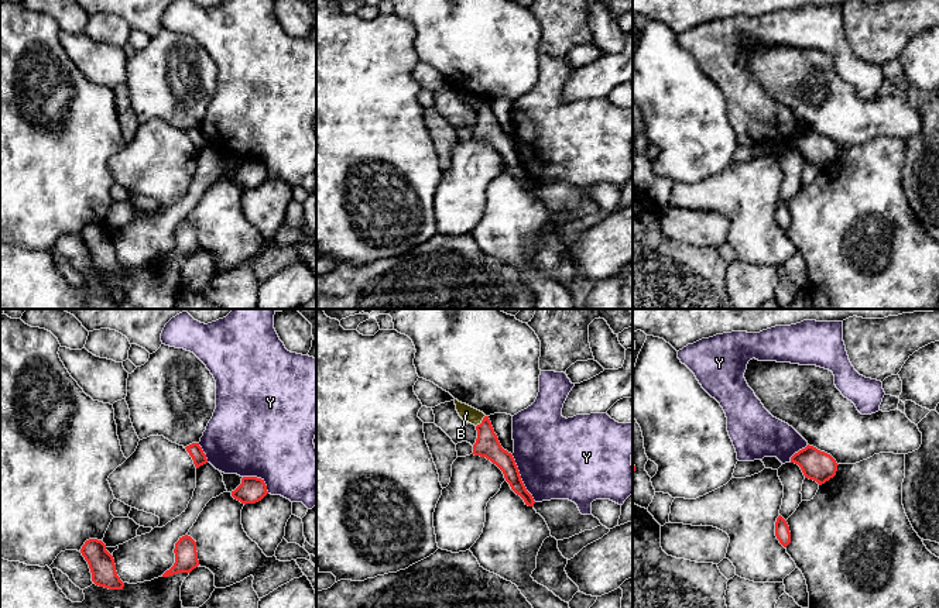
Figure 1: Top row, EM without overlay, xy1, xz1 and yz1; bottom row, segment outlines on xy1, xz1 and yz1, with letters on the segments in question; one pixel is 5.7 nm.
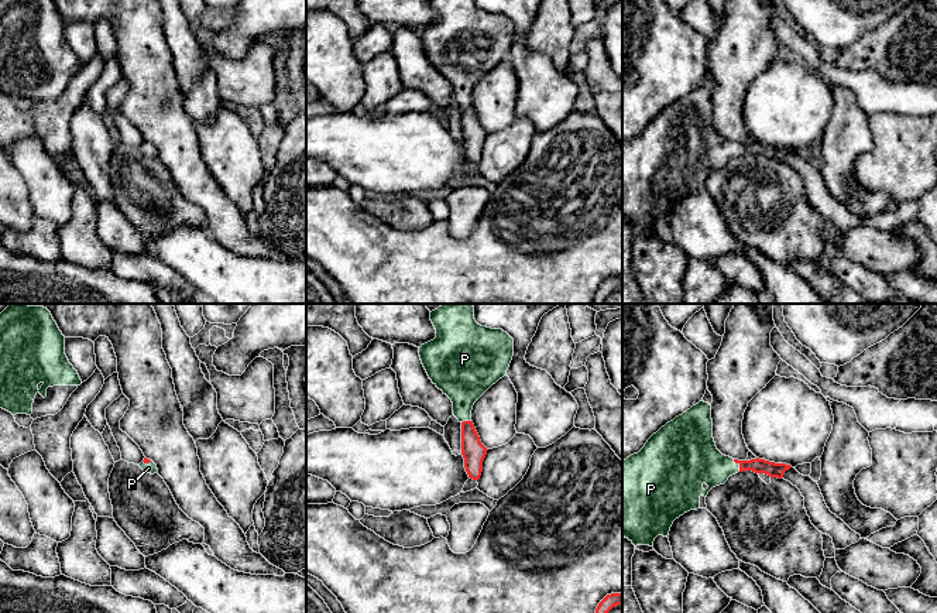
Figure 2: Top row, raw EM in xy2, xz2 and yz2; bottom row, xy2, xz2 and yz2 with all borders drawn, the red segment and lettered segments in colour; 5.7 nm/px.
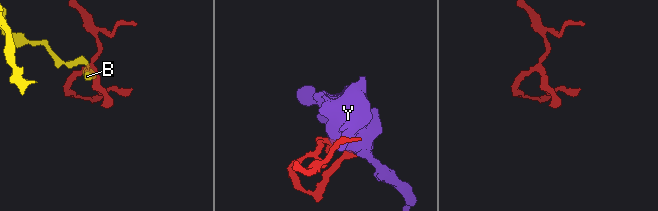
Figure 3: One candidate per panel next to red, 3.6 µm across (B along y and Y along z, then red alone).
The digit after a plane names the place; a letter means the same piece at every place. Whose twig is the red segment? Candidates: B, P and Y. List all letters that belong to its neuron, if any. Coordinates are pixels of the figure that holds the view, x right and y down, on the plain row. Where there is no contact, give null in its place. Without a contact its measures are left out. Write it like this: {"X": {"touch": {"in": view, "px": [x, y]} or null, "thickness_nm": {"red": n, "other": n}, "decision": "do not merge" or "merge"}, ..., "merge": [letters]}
{"B": {"touch": {"in": "xz1", "px": [482, 105]}, "thickness_nm": {"red": 140, "other": 90}, "decision": "do not merge"}, "P": {"touch": {"in": "yz2", "px": [740, 149]}, "thickness_nm": {"red": 90, "other": 260}, "decision": "merge"}, "Y": {"touch": {"in": "xz1", "px": [520, 162]}, "thickness_nm": {"red": 120, "other": 460}, "decision": "do not merge"}, "merge": ["P"]}

